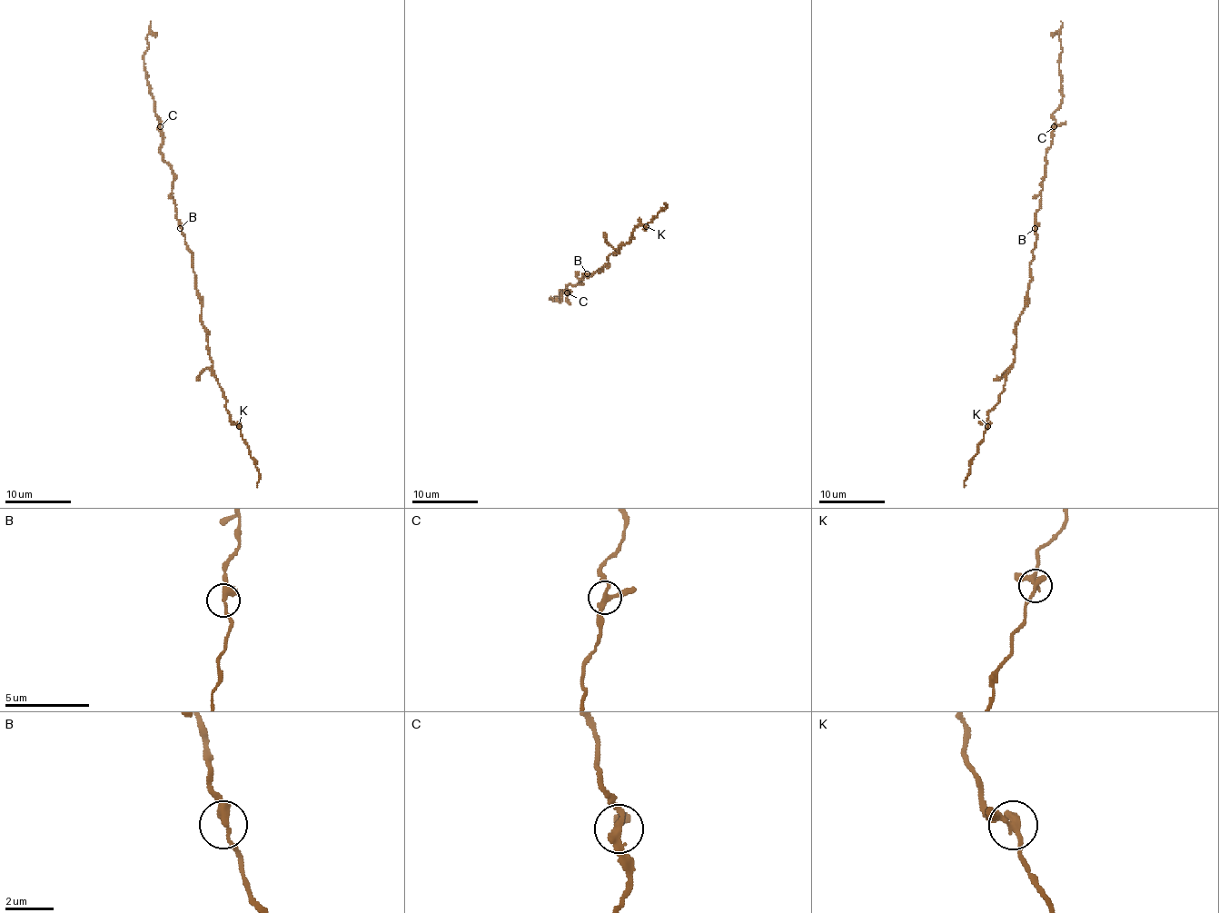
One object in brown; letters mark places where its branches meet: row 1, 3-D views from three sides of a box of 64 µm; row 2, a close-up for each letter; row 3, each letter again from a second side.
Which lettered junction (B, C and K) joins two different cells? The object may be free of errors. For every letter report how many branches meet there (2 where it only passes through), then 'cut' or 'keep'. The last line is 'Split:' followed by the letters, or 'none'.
B: 2 | keep
C: 3 | keep
K: 3 | keep
Split: none

